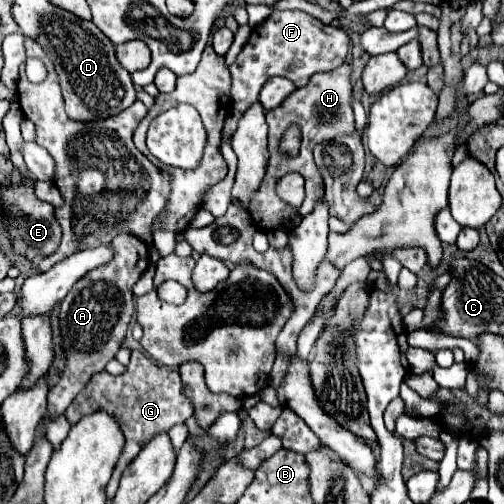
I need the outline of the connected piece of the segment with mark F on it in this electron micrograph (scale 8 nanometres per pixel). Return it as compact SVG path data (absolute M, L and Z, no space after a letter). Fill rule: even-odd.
M275 11L257 25L247 45L237 55L231 69L231 102L234 109L244 113L259 97L261 87L271 77L287 77L297 87L305 87L313 73L331 71L345 63L349 49L349 35L341 27L331 27L311 17L305 11Z

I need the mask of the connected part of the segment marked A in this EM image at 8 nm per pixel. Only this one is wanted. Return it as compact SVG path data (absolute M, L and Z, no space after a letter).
M117 235L111 245L115 247L115 259L111 263L89 271L61 301L61 333L67 365L61 381L49 389L47 409L49 415L63 413L69 403L85 389L95 373L101 373L105 365L115 357L127 327L133 317L133 285L141 279L149 265L149 247L135 235Z

